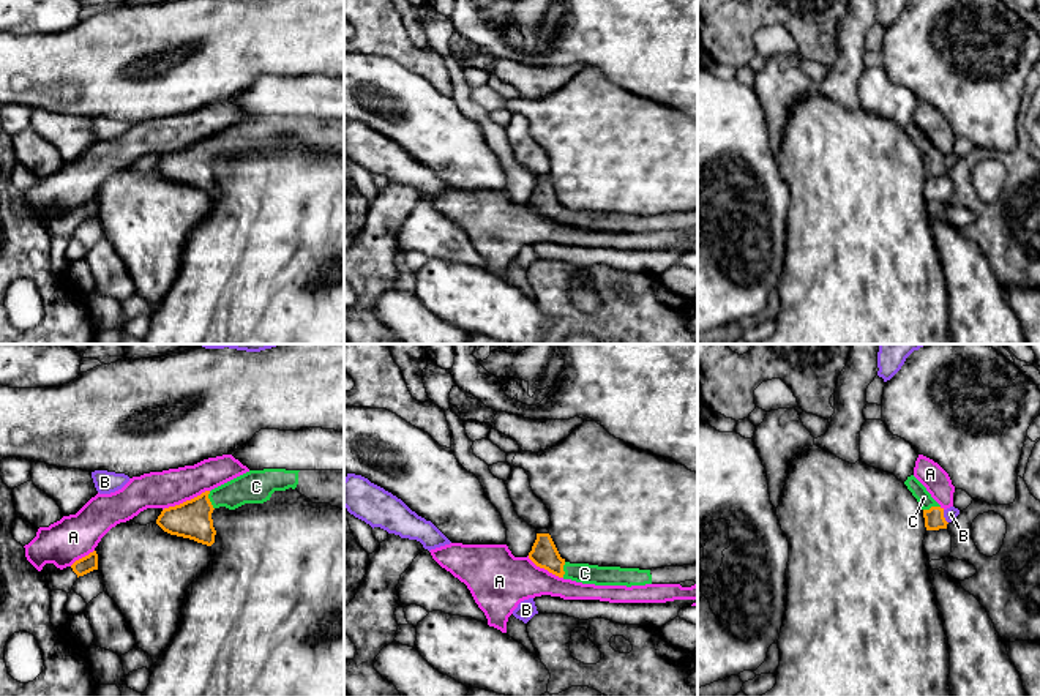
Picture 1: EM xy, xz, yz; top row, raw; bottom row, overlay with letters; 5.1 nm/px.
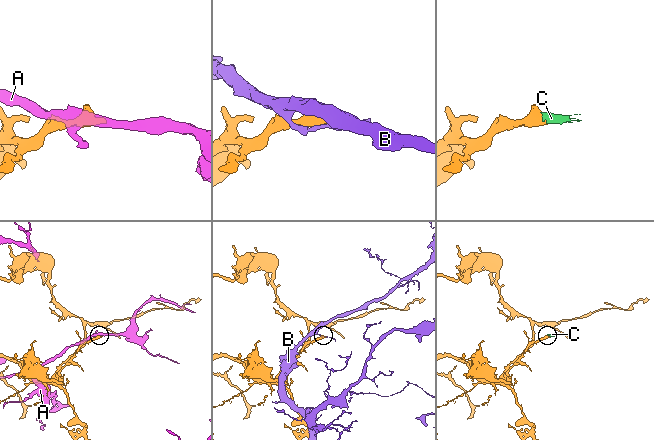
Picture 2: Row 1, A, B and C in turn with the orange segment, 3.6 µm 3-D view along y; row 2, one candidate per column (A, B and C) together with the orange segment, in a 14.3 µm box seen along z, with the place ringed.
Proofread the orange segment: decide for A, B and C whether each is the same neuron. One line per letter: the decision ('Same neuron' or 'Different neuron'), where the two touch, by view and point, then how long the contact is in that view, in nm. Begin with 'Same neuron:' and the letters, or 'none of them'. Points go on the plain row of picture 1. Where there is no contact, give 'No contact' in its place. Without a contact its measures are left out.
Same neuron: C
A: Different neuron. Touches orange at xy (187, 147). Shared border 260 nm
B: Different neuron. Touches orange at yz (942, 163). Shared border 80 nm
C: Same neuron. Touches orange at xy (209, 147). Shared border 100 nm

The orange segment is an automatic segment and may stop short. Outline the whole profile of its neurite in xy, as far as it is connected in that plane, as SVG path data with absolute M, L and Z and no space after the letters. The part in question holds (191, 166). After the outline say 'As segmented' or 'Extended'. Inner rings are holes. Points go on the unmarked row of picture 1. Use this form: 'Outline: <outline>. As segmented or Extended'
Outline: M249 117L211 137L164 155L156 170L167 180L211 193L216 177L211 159L226 153L264 150L275 137L297 136L312 150L330 150L344 156L344 117Z. Extended

